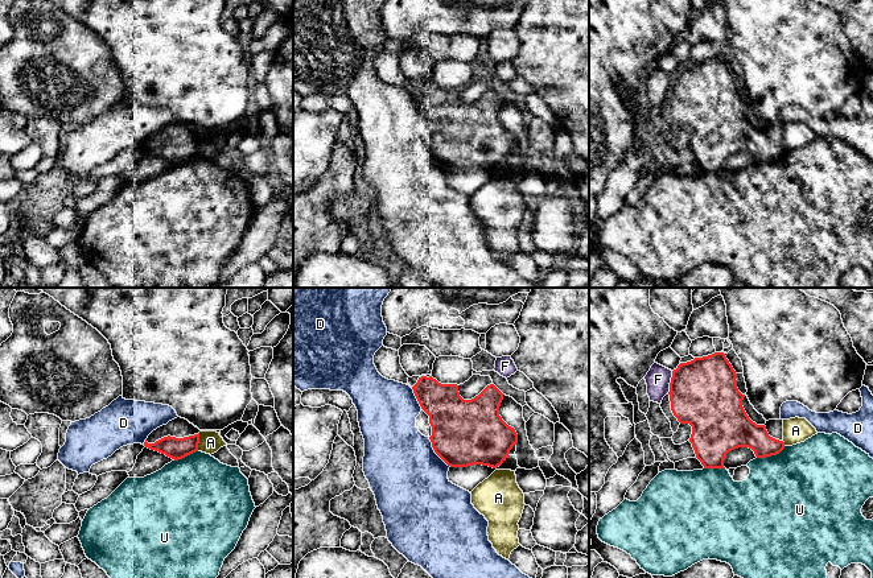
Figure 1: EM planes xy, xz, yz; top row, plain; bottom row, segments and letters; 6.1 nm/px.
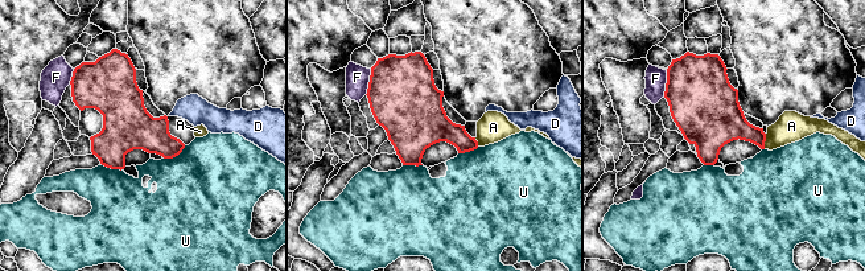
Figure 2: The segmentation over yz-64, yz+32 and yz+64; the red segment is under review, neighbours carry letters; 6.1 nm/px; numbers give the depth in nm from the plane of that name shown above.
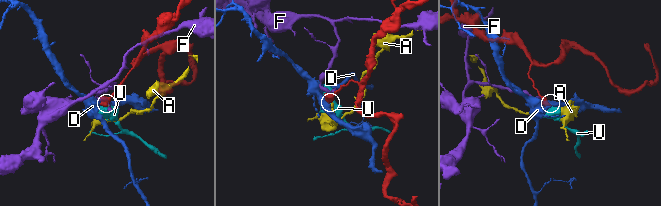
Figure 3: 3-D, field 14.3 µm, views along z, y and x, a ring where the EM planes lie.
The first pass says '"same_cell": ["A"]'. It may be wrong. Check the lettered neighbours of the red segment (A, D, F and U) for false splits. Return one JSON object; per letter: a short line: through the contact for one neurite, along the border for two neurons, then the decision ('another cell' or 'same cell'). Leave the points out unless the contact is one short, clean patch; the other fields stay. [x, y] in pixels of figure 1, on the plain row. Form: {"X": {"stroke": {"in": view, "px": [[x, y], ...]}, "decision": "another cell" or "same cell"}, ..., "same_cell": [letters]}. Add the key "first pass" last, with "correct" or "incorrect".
{"A": {"stroke": {"in": "xy", "px": [[200, 137], [197, 155]]}, "decision": "another cell"}, "D": {"decision": "another cell"}, "F": {"stroke": {"in": "yz", "px": [[672, 75], [667, 96]]}, "decision": "another cell"}, "U": {"decision": "another cell"}, "same_cell": [], "first pass": "incorrect"}

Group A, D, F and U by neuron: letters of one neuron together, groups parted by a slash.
A / D / F / U

